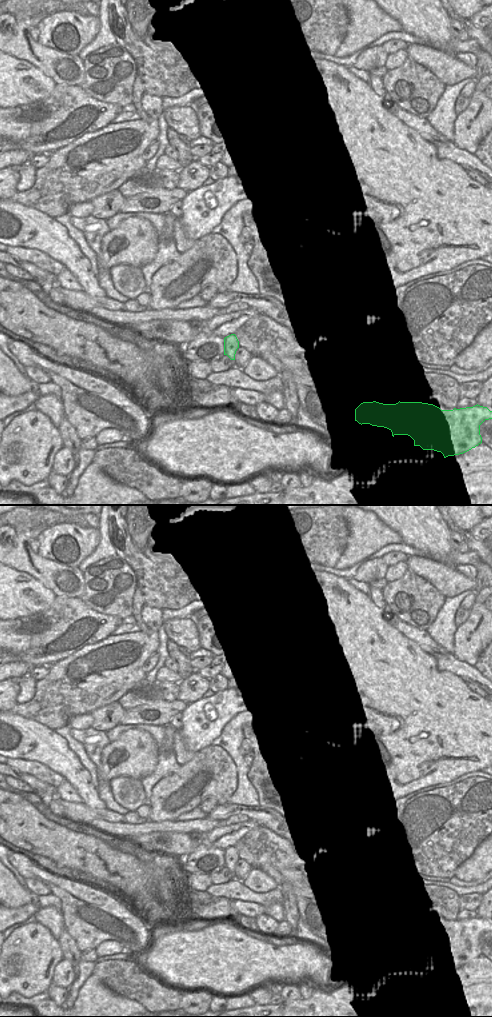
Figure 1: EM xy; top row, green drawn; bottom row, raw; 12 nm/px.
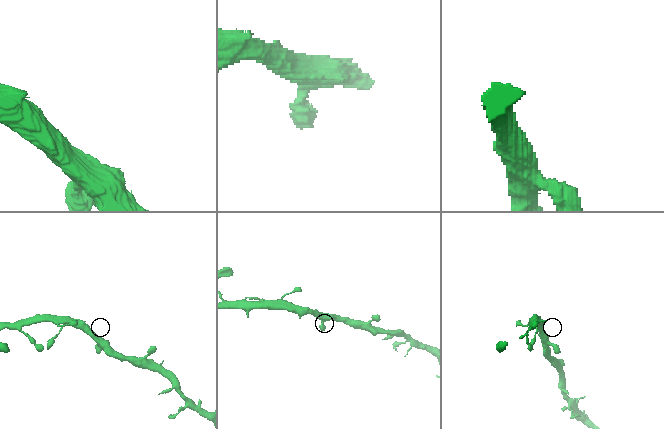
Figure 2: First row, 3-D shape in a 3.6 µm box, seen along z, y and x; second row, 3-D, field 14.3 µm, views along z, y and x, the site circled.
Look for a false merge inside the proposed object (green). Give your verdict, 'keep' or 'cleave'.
keep

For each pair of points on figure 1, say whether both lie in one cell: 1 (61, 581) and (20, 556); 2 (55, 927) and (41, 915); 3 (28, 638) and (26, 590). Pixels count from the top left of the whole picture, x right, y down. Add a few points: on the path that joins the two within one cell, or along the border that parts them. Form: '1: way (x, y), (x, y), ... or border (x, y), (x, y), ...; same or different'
1: way (51, 574), (30, 562); same
2: way (52, 924), (44, 916); same
3: border (49, 606), (41, 611), (10, 620); different

